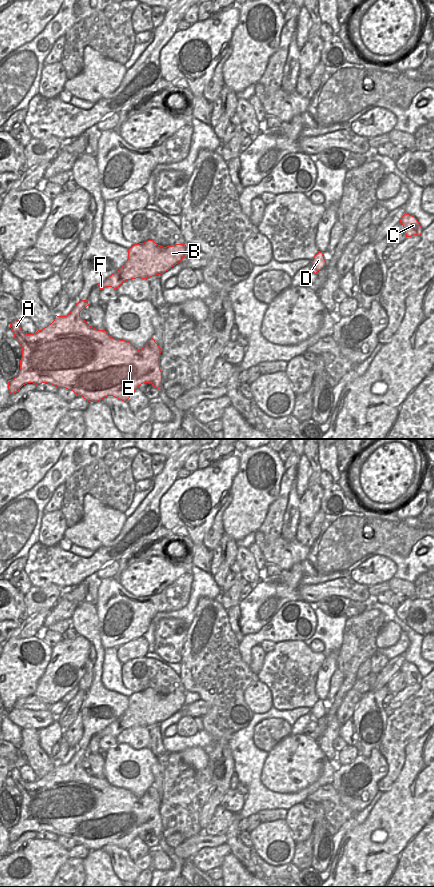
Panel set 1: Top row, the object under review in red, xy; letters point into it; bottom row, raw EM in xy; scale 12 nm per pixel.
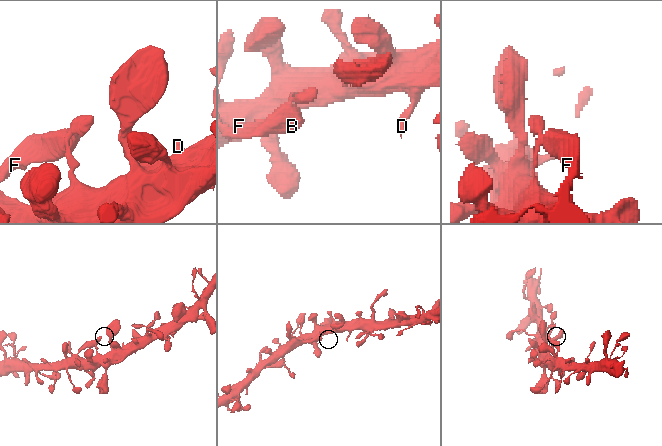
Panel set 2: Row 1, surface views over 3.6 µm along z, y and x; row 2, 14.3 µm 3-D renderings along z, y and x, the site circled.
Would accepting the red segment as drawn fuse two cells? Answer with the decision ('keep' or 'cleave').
keep

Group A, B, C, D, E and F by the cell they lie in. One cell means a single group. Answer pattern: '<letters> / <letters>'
A B C D E F

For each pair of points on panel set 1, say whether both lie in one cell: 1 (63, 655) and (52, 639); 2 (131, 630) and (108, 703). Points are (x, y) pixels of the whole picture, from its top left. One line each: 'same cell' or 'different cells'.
1: different cells
2: different cells

